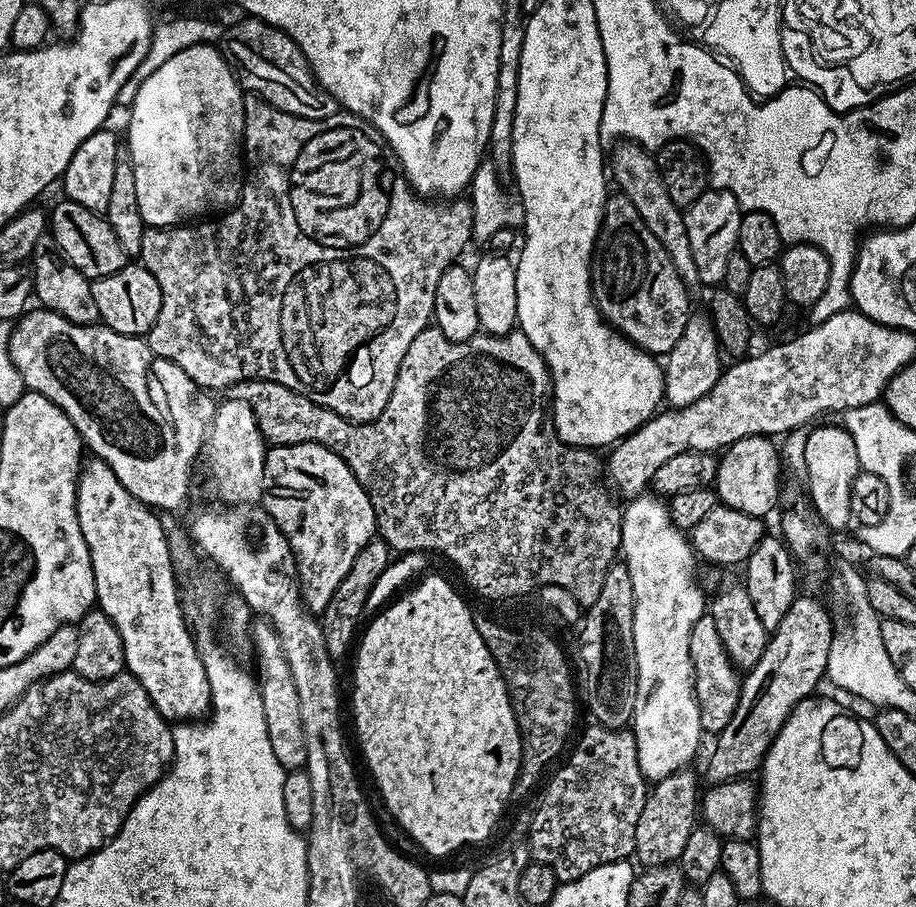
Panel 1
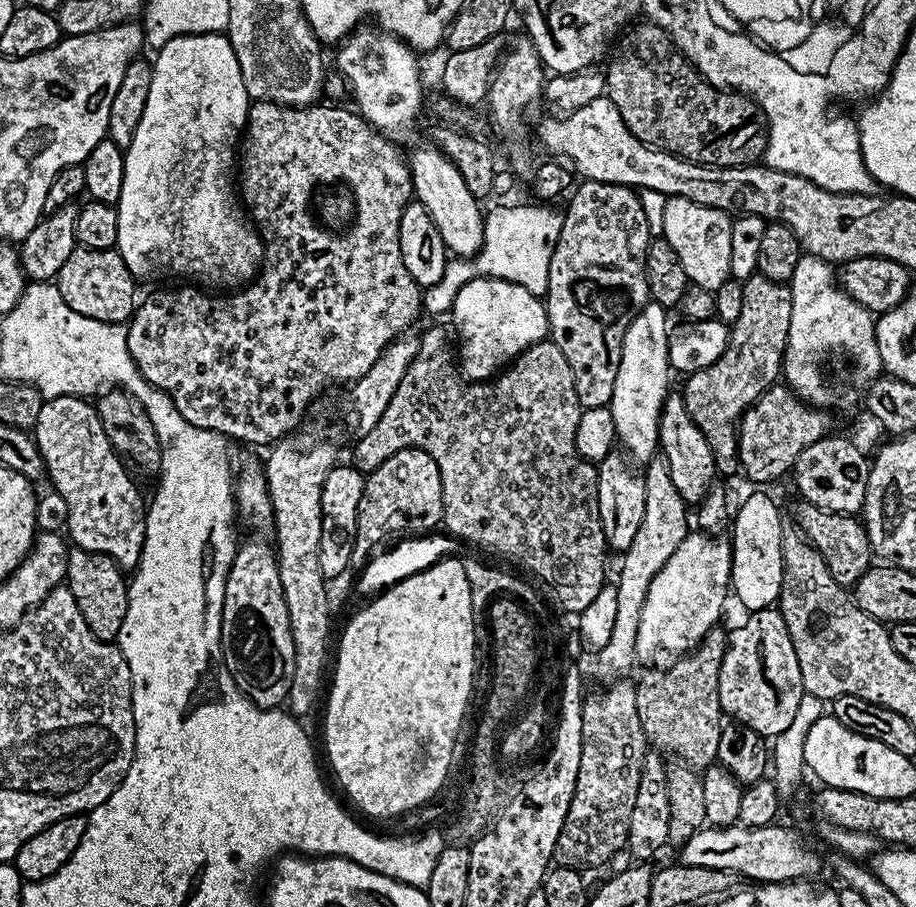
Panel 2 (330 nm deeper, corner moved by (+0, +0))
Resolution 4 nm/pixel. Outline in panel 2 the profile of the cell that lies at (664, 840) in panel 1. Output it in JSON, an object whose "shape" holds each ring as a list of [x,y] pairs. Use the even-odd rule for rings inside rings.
{"shape":[[[720,626],[711,628],[691,652],[673,659],[676,661],[669,668],[656,668],[653,672],[646,673],[641,680],[635,681],[638,722],[642,722],[645,741],[665,757],[675,758],[679,763],[697,770],[706,769],[717,763],[718,738],[722,727],[718,678],[728,645],[728,632],[722,629]]]}

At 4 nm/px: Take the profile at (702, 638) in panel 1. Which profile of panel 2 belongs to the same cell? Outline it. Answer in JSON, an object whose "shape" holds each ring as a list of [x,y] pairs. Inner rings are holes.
{"shape":[[[779,607],[763,608],[751,613],[745,624],[728,632],[726,654],[722,658],[722,670],[718,678],[718,698],[720,710],[725,717],[735,723],[750,726],[759,736],[774,738],[790,726],[798,710],[798,702],[806,695],[802,682],[802,670],[798,670],[798,654],[794,654],[794,642],[790,642],[790,630],[782,618]]]}

